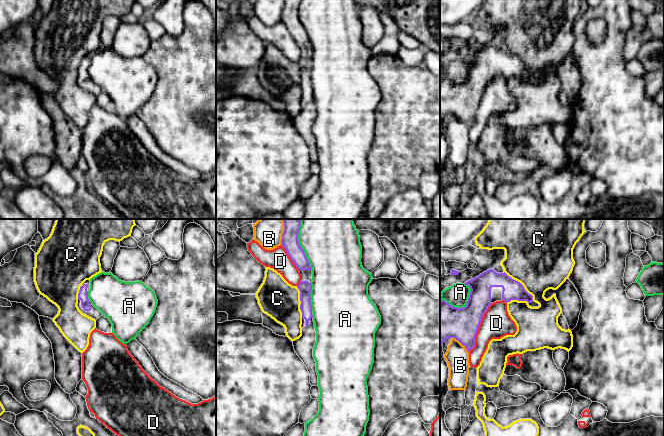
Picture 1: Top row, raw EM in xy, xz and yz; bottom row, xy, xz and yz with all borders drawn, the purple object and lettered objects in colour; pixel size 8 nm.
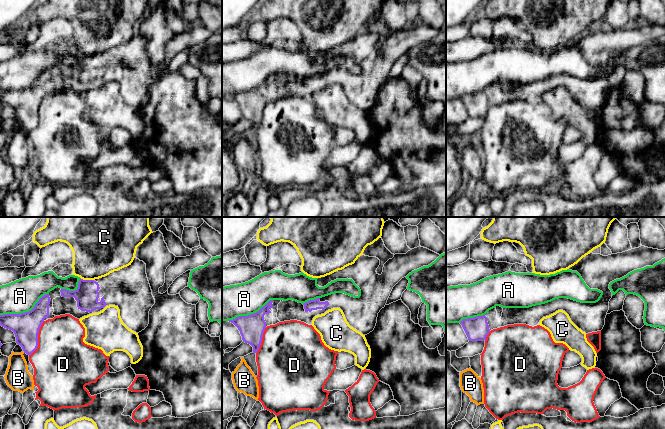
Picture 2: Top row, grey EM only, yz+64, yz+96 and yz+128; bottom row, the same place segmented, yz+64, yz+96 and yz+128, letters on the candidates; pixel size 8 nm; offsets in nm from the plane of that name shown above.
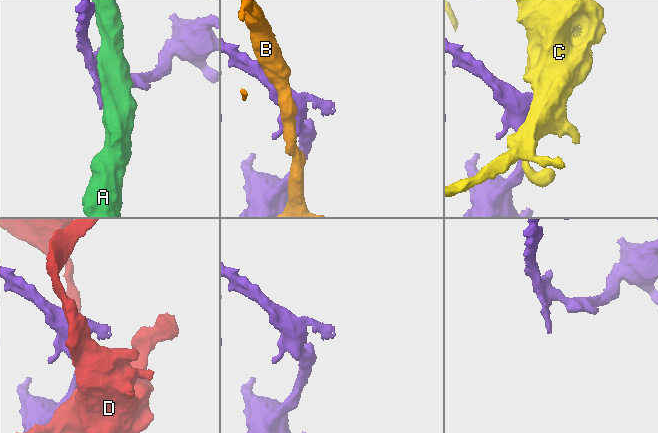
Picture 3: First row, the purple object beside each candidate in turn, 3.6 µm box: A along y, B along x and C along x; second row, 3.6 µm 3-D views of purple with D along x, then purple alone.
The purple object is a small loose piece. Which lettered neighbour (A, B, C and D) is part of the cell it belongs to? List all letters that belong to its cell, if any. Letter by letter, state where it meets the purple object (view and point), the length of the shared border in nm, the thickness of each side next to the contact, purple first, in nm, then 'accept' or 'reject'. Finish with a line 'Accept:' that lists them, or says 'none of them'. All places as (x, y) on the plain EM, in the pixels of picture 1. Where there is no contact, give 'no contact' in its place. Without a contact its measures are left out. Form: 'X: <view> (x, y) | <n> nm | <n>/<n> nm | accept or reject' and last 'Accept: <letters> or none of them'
A: yz (460, 84) | 280 nm | 300/180 nm | reject
B: yz (460, 118) | 190 nm | 300/190 nm | reject
C: yz (521, 60) | 340 nm | 160/480 nm | reject
D: yz (478, 103) | 440 nm | 260/240 nm | reject
Accept: none of them

